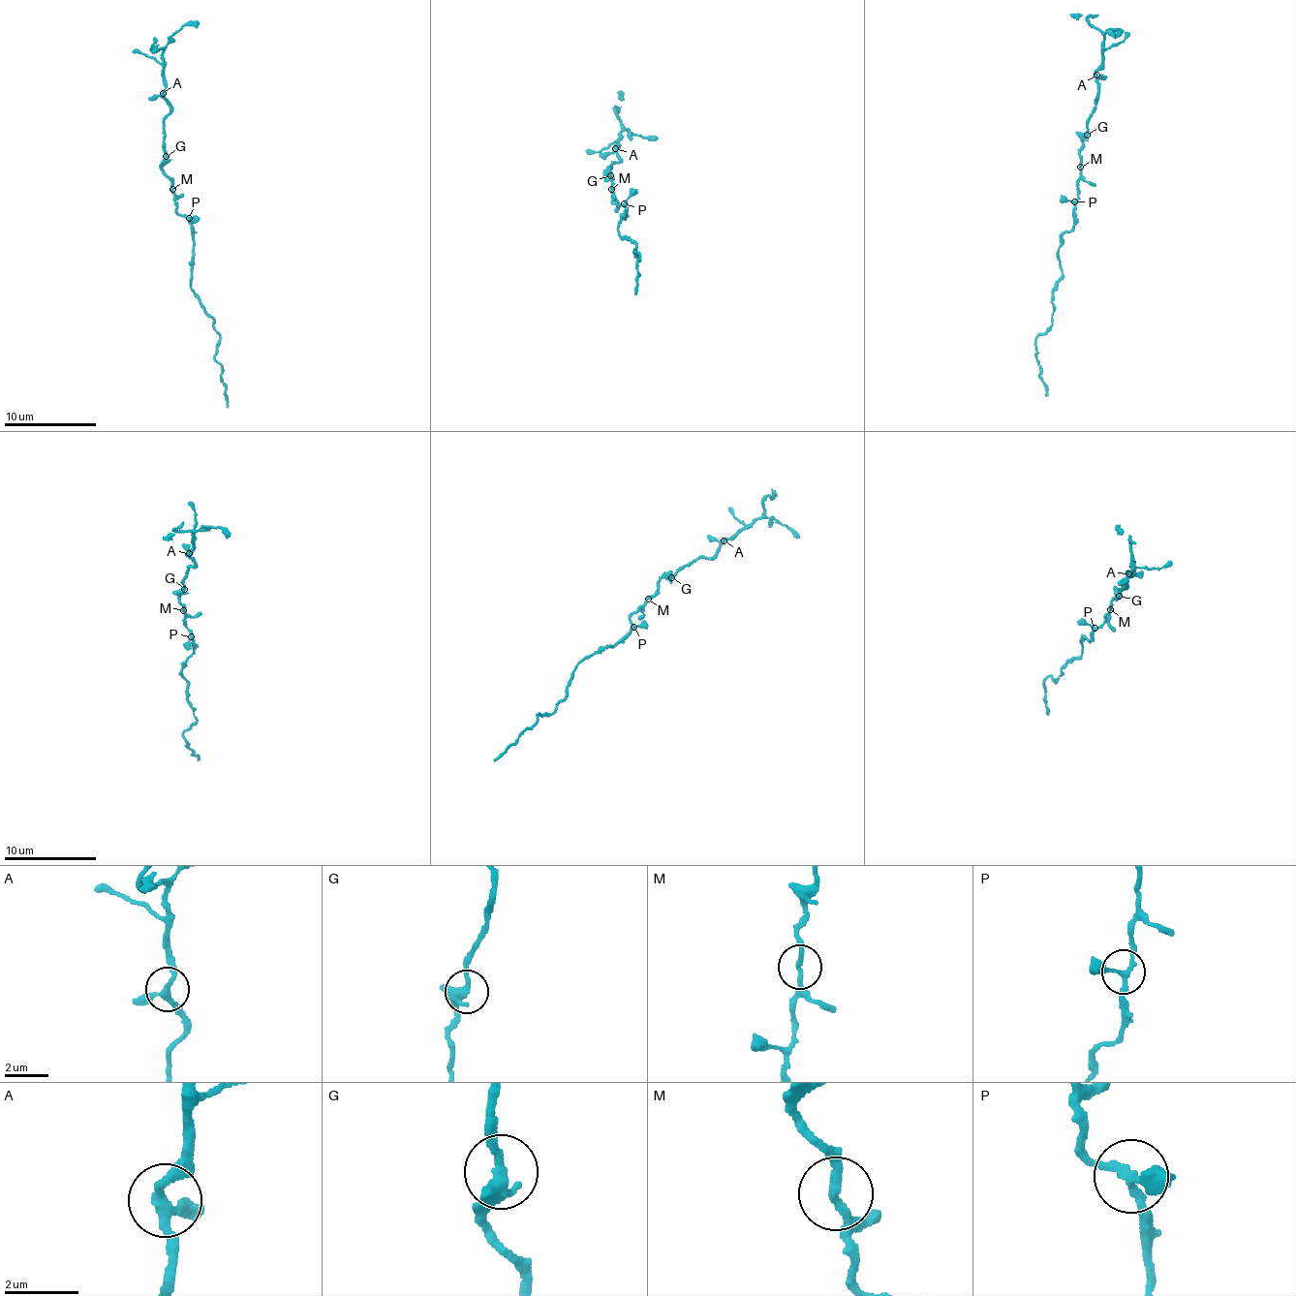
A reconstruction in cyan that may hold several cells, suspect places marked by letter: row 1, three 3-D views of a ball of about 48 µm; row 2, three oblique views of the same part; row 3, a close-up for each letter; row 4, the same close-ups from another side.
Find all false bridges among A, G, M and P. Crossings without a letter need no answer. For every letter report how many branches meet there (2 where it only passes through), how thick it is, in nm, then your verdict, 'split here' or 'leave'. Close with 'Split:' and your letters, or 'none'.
A: branches 3; calibre 240 nm; leave
G: branches 3; calibre 320 nm; leave
M: branches 2; calibre 220 nm; leave
P: branches 3; calibre 190 nm; leave
Split: none

